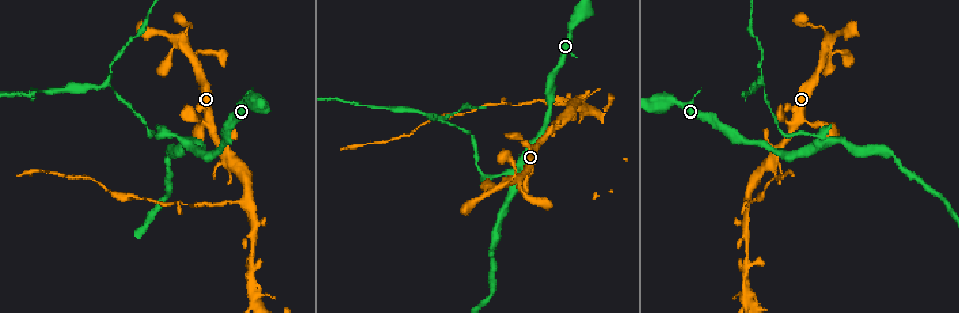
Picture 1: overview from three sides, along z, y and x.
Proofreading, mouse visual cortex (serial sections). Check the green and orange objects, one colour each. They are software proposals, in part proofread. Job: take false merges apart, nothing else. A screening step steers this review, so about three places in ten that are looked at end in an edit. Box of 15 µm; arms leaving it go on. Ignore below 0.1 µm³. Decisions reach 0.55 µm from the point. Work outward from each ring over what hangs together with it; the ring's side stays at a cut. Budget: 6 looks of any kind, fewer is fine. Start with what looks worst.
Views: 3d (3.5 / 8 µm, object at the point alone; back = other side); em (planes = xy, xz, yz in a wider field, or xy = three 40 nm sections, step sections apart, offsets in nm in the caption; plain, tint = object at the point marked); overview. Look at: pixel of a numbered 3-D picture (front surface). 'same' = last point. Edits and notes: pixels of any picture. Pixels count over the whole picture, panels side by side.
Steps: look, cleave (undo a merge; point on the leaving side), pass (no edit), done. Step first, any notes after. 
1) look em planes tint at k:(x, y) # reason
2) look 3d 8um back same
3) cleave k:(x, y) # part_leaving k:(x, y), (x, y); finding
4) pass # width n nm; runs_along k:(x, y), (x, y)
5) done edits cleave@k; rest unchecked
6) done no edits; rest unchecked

look 3d 3.5um at 1:(747, 196) # arms part here

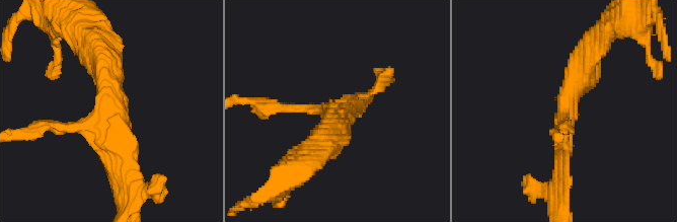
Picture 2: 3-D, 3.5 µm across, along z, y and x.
look em xy step 5 tint at 2:(109, 113) # arms 3; arm_widths 150, 200, 450 nm; now the EM

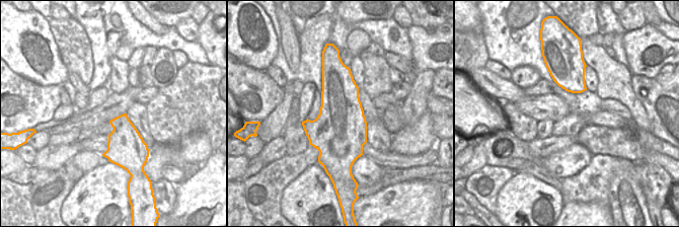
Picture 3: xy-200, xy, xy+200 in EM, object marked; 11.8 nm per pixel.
look em xy step 1 tint same

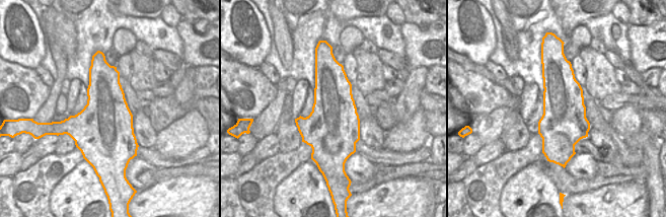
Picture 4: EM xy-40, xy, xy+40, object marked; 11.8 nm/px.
cleave 2:(259, 113) # part_leaving 2:(297, 108), (262, 108), (250, 100); two cells meet here

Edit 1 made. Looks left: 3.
look 3d 3.5um at 1:(512, 174) # arms part here

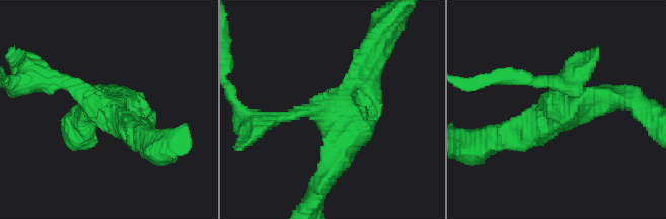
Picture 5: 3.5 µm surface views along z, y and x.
look em xy step 3 tint at 5:(109, 111)

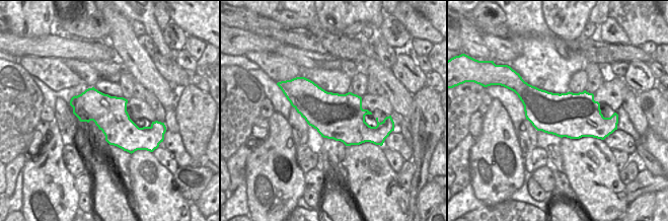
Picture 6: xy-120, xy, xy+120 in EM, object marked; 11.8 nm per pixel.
pass # continuous, no second cell

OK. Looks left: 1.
done edits cleave@2; rest unchecked

